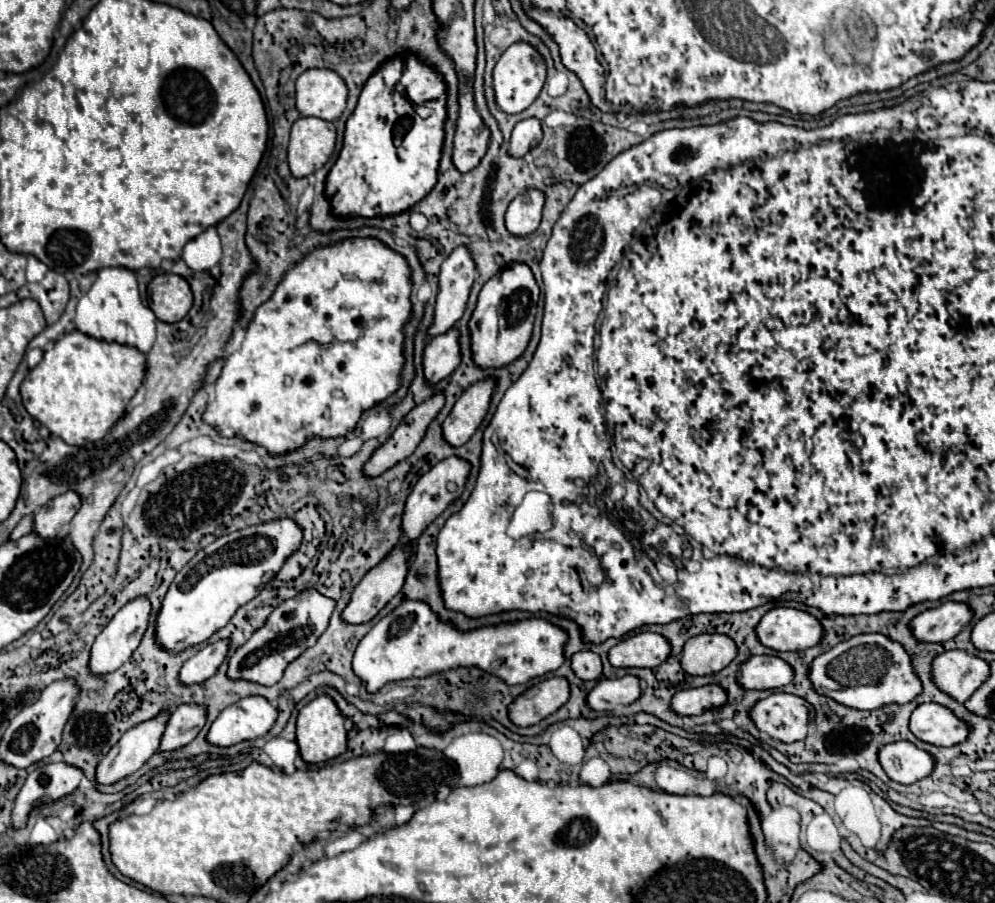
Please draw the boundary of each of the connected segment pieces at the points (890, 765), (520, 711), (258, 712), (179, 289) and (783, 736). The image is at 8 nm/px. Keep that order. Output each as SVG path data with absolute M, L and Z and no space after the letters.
M891 742L879 750L879 764L893 782L913 784L933 770L935 760L911 742Z
M553 676L527 688L509 704L509 720L515 726L533 726L557 712L569 700L569 684L565 678Z
M247 696L225 708L207 732L207 742L219 748L265 736L277 720L277 710L261 696Z
M177 274L155 276L149 282L147 290L149 290L149 308L161 322L167 324L183 320L193 304L187 280Z
M777 692L759 700L749 710L749 718L757 730L767 732L781 742L803 740L809 732L809 704L793 694Z

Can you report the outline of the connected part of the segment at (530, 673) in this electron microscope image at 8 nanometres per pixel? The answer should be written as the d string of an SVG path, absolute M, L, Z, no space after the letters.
M403 602L363 636L353 654L353 672L361 678L367 692L379 692L389 682L427 678L431 674L471 666L489 674L497 672L497 678L505 684L525 684L547 672L555 672L563 664L563 644L565 632L543 618L459 632L451 624L439 622L437 614L423 602Z

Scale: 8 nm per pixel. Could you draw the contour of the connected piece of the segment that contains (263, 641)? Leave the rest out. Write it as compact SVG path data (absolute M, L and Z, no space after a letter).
M305 590L291 600L285 600L279 608L271 612L267 622L257 632L253 632L253 636L229 658L227 678L247 680L261 686L277 684L283 678L285 668L307 648L311 648L325 632L333 608L333 600L325 598L317 590Z

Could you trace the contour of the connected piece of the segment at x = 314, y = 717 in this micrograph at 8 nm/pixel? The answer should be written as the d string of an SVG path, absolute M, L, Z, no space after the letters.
M317 696L309 704L299 710L297 718L297 746L299 754L307 764L319 764L331 760L347 750L347 732L345 732L345 718L337 710L335 702L329 696Z

